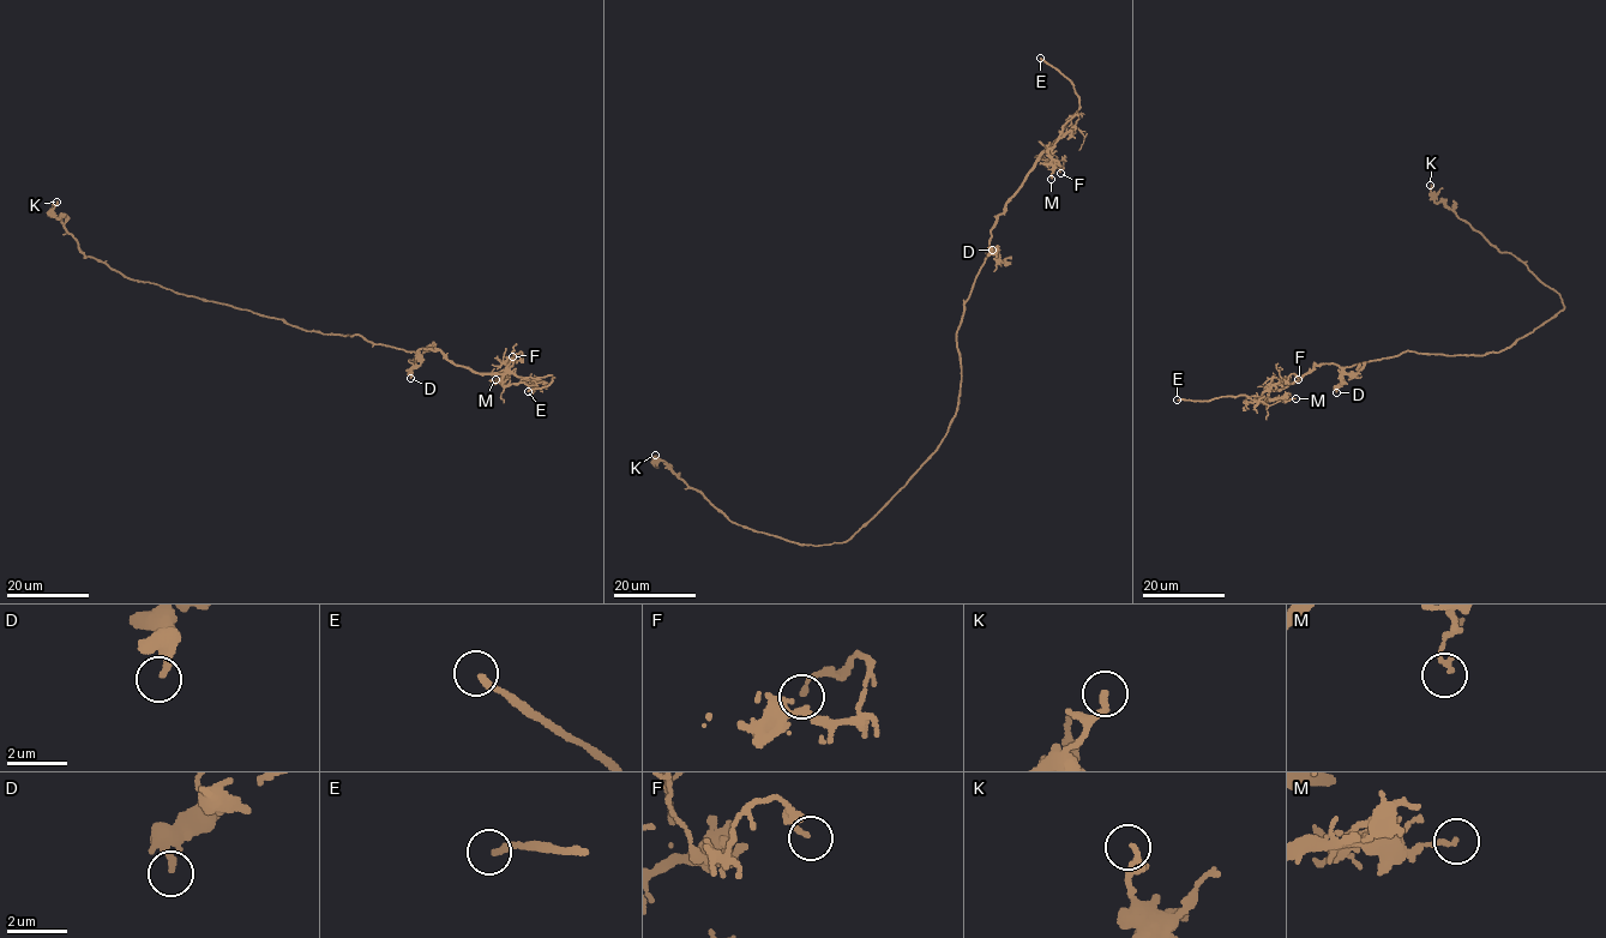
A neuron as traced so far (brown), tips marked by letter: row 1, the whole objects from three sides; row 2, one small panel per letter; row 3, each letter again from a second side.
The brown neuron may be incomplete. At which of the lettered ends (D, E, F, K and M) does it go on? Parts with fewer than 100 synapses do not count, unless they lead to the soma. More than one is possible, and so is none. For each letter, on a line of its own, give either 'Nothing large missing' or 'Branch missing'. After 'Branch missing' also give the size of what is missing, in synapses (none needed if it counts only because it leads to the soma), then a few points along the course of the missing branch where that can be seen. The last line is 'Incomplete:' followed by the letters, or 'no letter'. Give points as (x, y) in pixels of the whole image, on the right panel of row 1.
D: Nothing large missing
E: Branch missing
F: Nothing large missing
K: Nothing large missing
M: Nothing large missing
Incomplete: E

